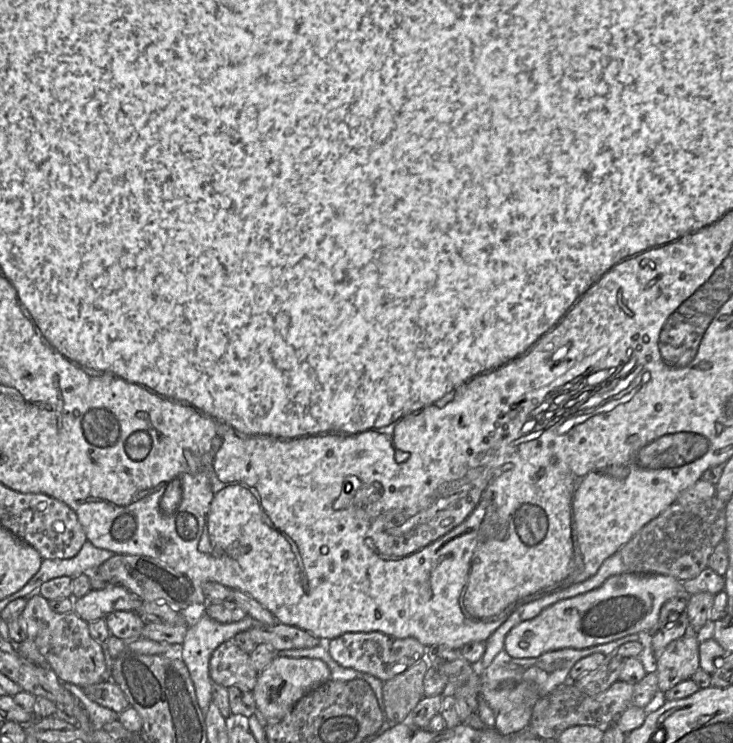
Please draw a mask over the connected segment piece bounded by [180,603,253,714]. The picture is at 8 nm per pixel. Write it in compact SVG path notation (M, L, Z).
M193 603L180 611L184 622L187 624L188 631L181 644L181 659L187 666L190 677L193 681L199 706L205 714L212 701L212 680L209 675L209 660L213 651L223 642L232 640L236 634L242 631L249 631L253 628L250 618L246 618L232 623L219 623L210 618L205 612L206 605Z

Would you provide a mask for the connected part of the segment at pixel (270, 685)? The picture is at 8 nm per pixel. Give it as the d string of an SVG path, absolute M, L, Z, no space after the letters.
M275 656L271 663L259 672L252 690L256 713L265 723L277 722L283 719L303 696L329 680L330 669L320 659Z

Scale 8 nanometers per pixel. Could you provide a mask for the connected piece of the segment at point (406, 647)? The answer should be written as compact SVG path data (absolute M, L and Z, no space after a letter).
M348 632L326 643L330 656L340 666L370 674L383 682L425 658L426 646L409 637L397 639L382 632Z

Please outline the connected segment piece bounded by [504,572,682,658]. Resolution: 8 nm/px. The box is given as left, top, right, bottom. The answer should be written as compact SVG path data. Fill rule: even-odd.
M625 572L609 577L605 582L588 592L563 599L545 608L536 617L514 626L506 635L504 650L516 658L538 657L546 652L563 648L583 649L605 644L641 631L651 631L658 623L663 604L682 590L682 582L669 575L638 574Z

